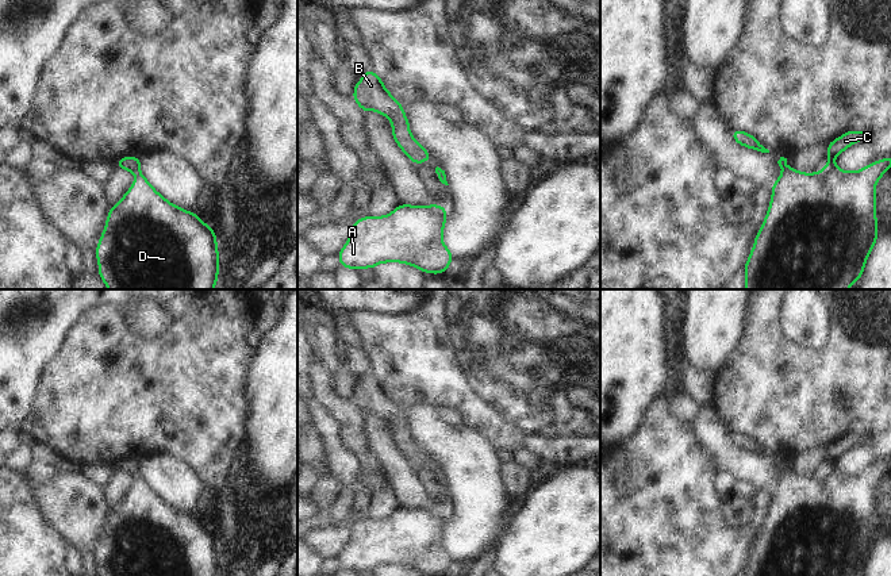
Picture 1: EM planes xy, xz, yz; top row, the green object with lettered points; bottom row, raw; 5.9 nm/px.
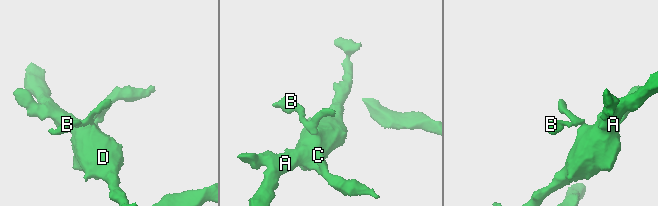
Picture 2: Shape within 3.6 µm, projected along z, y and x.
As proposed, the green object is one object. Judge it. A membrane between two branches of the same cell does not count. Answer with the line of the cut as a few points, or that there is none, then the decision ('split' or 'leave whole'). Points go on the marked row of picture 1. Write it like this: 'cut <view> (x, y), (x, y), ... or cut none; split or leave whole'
cut none; leave whole

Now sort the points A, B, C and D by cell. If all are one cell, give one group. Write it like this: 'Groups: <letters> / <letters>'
Groups: A B C D.

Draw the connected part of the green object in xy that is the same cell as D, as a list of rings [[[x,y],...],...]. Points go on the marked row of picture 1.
[[[122,157],[115,162],[115,168],[126,169],[137,174],[128,192],[114,206],[108,212],[104,231],[100,237],[99,245],[95,249],[99,261],[99,276],[110,289],[214,289],[215,283],[220,279],[218,276],[218,265],[220,264],[218,256],[216,235],[212,226],[204,224],[196,212],[181,210],[162,197],[145,178],[141,169],[141,157]]]

